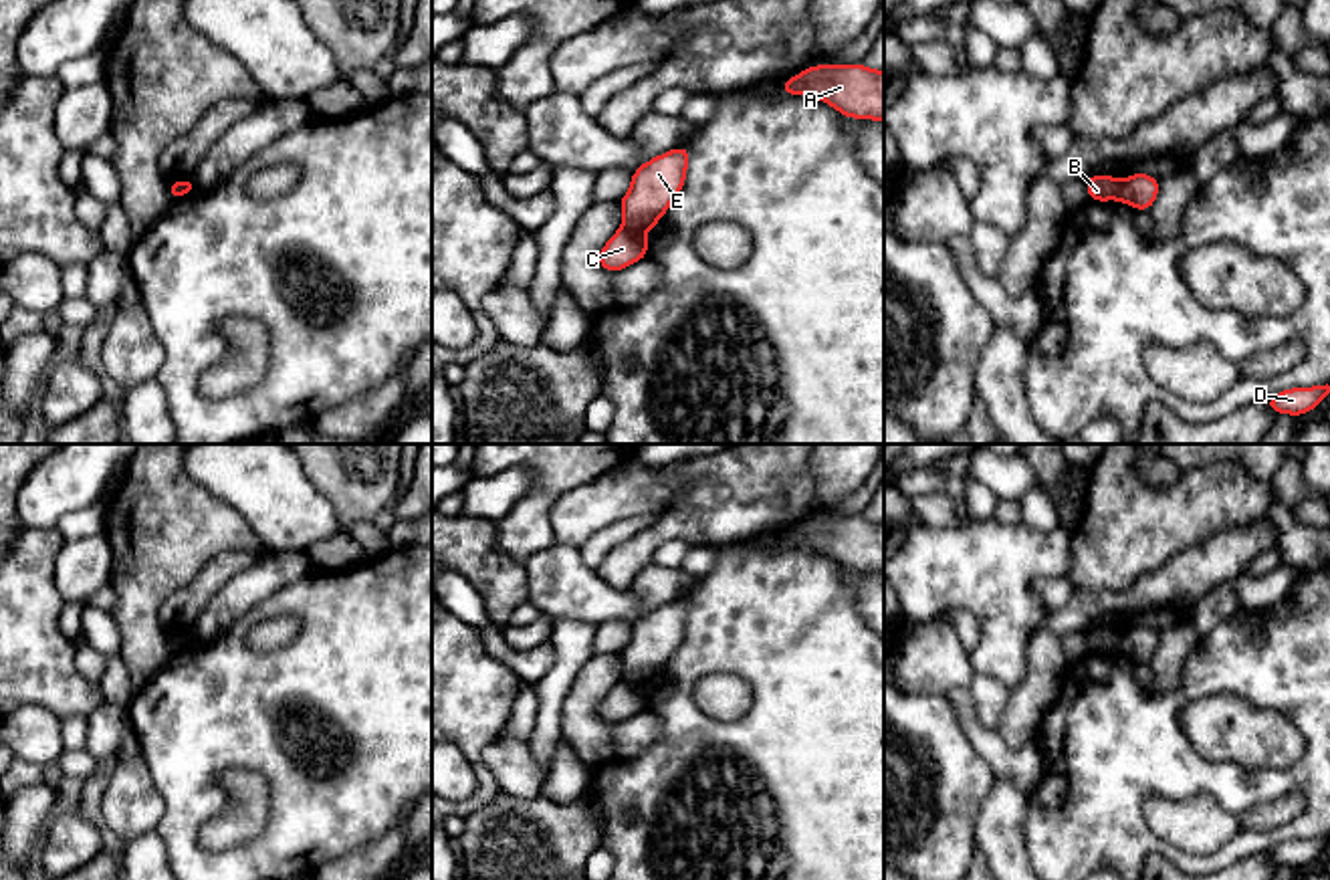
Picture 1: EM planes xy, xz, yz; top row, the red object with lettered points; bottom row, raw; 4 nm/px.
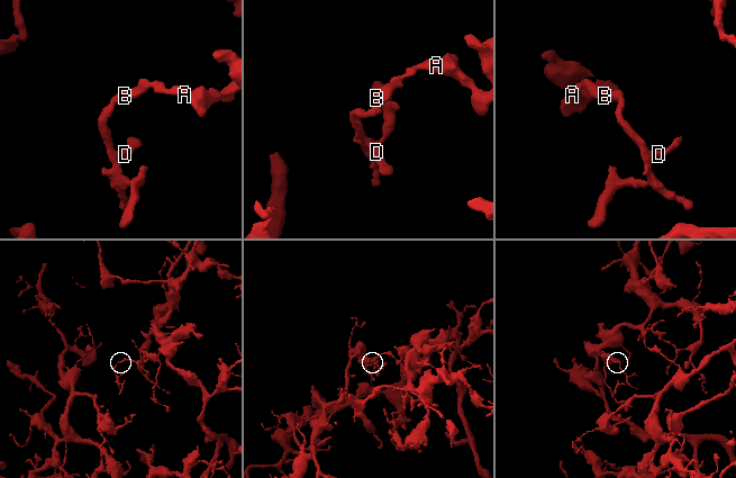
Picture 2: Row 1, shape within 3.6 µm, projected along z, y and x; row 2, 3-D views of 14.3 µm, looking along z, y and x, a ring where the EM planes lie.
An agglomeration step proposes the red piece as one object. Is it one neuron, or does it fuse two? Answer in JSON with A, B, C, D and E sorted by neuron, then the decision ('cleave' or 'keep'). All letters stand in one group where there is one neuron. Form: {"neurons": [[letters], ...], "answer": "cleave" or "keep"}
{"neurons": [["A", "B", "E"], ["C", "D"]], "answer": "cleave"}

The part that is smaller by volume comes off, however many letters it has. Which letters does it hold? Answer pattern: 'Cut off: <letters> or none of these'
Cut off: C, D

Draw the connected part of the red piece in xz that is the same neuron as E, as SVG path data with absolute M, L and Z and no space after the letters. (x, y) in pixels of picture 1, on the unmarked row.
M686 597L666 603L632 626L630 644L618 654L624 680L646 686L680 646L686 630L690 601Z

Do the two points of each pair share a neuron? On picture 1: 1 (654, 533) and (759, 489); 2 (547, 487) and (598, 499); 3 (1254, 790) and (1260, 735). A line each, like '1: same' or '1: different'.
1: same
2: different
3: different

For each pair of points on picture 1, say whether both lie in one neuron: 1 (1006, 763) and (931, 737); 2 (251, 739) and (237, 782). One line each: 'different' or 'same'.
1: different
2: different

